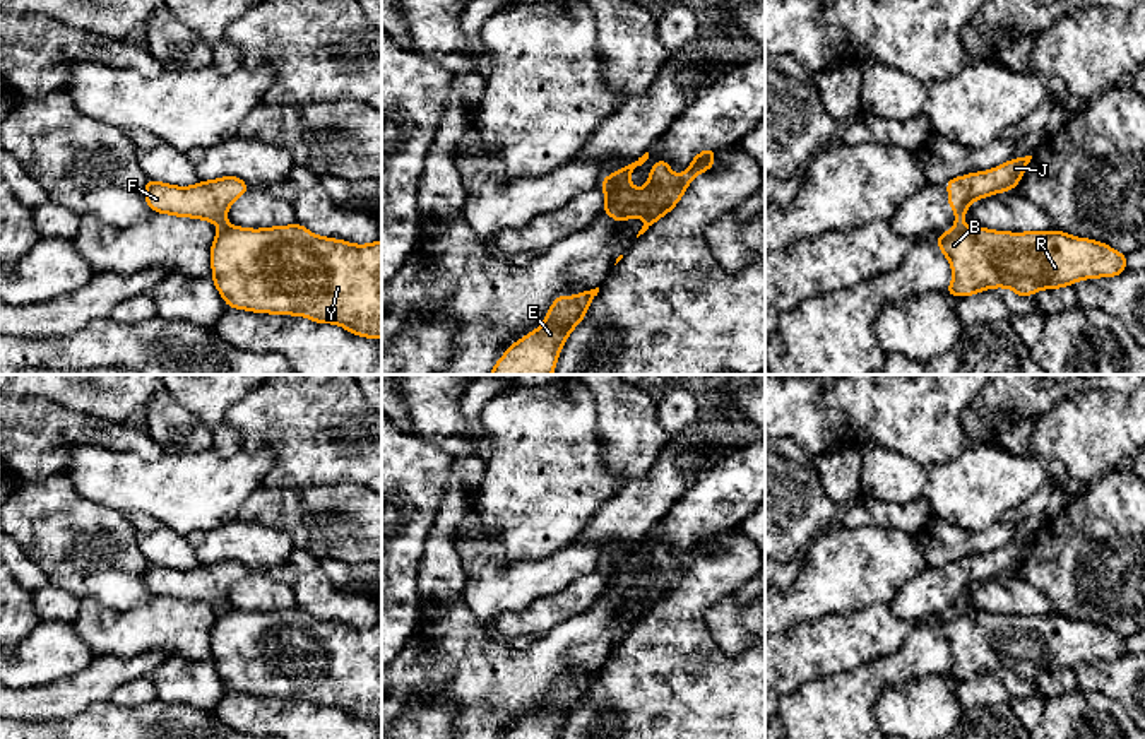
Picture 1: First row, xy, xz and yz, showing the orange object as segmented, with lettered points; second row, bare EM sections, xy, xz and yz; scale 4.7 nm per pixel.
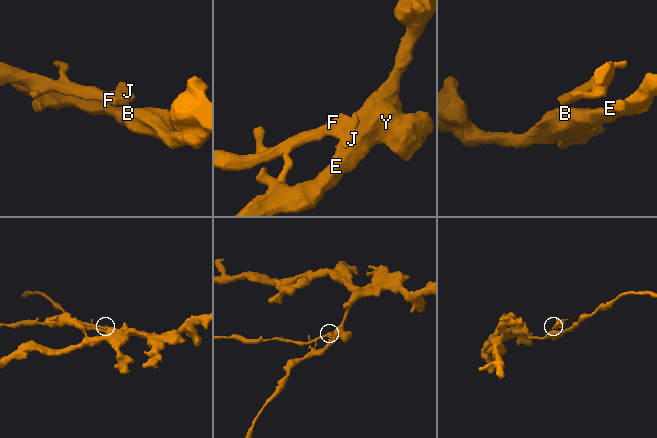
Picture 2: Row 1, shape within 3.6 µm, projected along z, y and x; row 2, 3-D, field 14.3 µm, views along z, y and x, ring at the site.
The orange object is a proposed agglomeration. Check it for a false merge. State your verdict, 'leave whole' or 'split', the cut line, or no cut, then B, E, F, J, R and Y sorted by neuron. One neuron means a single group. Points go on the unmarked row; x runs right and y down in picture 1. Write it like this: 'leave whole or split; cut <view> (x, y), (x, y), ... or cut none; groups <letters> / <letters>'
split; cut yz (962, 606), (955, 609); groups B E R Y / F J

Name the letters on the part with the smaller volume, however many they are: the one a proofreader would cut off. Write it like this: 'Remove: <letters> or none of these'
Remove: F, J

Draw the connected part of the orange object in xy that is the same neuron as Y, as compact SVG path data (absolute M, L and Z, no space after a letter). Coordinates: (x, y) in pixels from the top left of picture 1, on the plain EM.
M222 607L211 630L212 664L228 689L255 696L306 700L368 722L382 720L382 624L353 628L310 616L301 607L248 612Z

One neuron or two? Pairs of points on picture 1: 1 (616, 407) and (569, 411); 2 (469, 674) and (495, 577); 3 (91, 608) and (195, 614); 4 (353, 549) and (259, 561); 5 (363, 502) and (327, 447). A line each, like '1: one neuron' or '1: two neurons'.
1: two neurons
2: two neurons
3: one neuron
4: two neurons
5: two neurons

